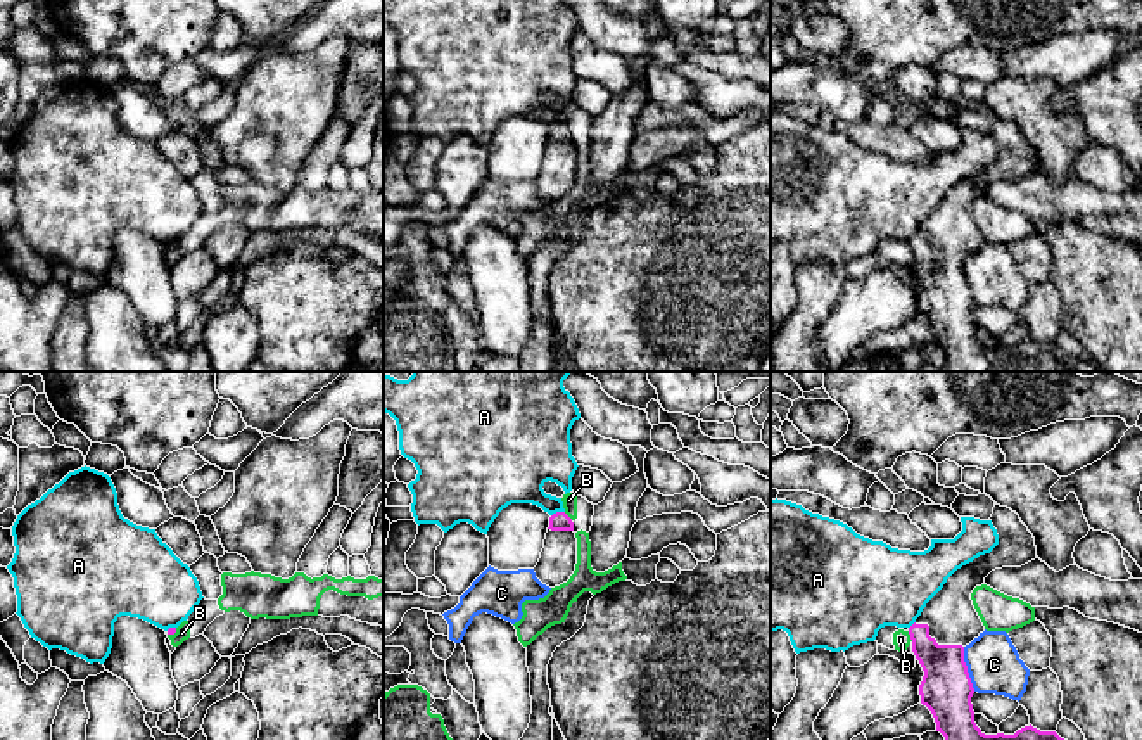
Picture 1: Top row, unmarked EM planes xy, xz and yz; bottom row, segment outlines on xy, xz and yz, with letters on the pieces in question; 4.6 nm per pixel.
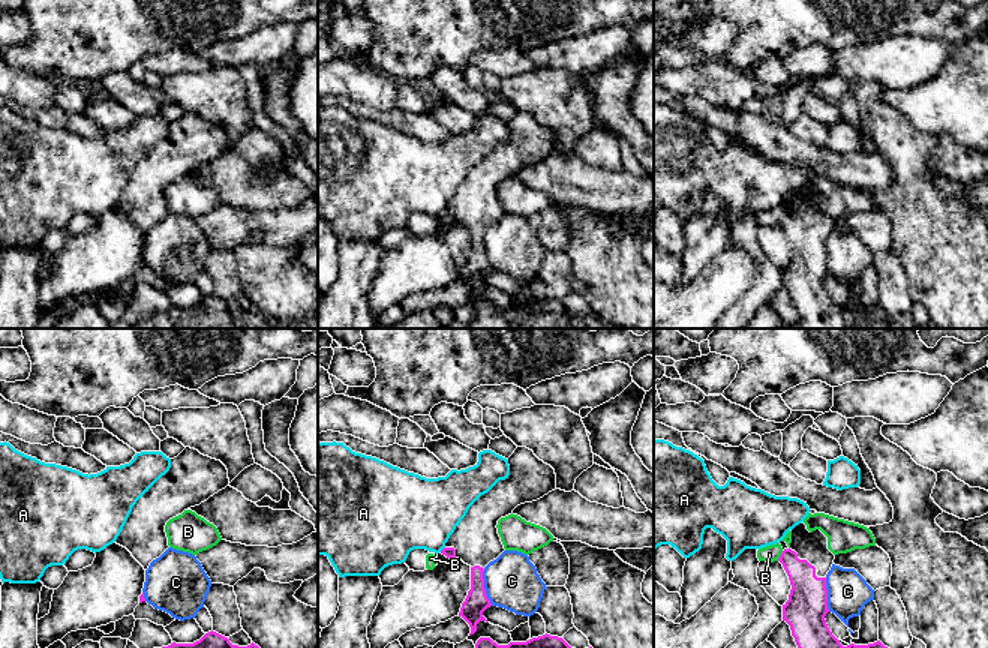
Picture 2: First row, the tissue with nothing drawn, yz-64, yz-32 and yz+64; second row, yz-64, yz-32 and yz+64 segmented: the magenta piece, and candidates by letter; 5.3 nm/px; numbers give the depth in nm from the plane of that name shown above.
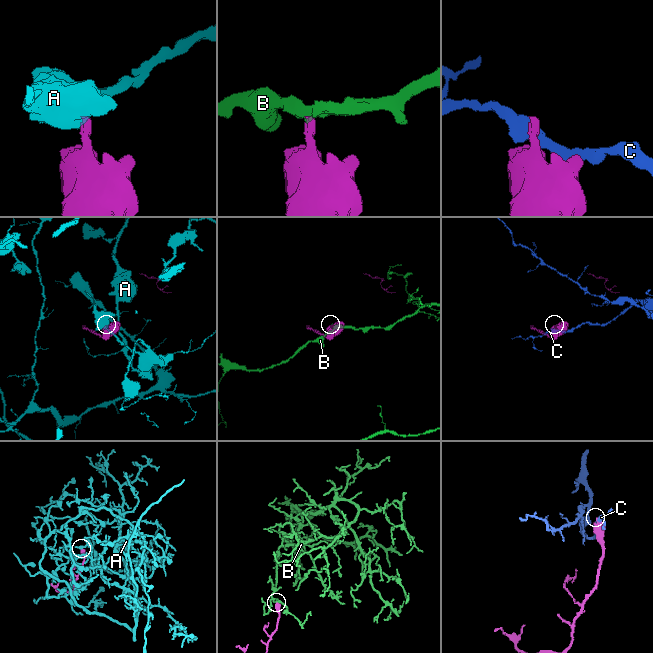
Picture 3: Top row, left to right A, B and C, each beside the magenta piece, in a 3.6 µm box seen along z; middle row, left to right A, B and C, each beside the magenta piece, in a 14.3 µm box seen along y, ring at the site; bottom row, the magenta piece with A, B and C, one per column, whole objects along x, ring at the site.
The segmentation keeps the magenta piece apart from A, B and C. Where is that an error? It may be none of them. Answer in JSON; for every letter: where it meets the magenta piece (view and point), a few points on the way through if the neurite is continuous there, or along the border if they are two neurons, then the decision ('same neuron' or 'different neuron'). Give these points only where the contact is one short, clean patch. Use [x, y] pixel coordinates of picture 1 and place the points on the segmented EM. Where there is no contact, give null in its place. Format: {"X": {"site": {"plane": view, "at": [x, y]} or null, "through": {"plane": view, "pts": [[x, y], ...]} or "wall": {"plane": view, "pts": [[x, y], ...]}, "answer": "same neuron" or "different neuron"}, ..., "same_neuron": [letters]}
{"A": {"site": {"plane": "xz", "at": [557, 512]}, "wall": {"plane": "xz", "pts": [[564, 510], [557, 510], [551, 516]]}, "answer": "different neuron"}, "B": {"site": {"plane": "yz", "at": [911, 637]}, "wall": {"plane": "yz", "pts": [[907, 631], [913, 640]]}, "answer": "different neuron"}, "C": {"site": {"plane": "yz", "at": [966, 669]}, "wall": {"plane": "yz", "pts": [[963, 647], [963, 661], [975, 690]]}, "answer": "different neuron"}, "same_neuron": []}

